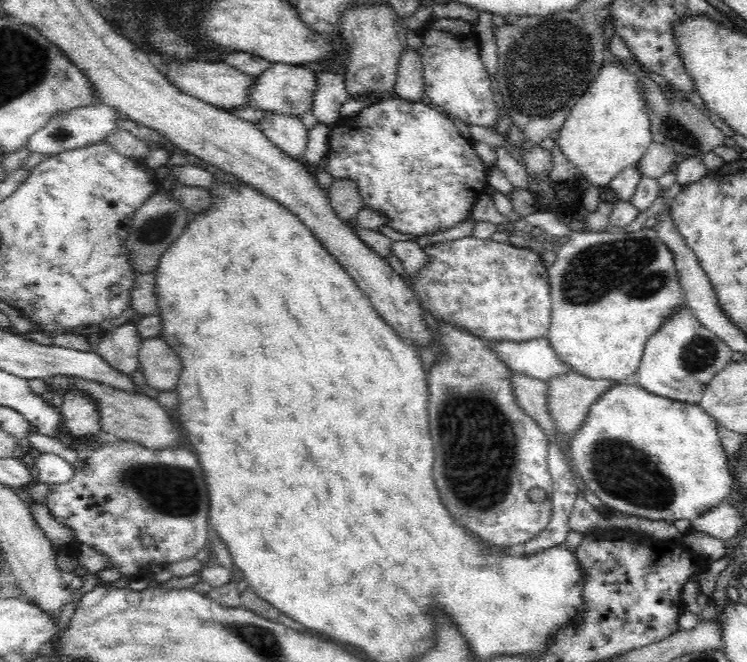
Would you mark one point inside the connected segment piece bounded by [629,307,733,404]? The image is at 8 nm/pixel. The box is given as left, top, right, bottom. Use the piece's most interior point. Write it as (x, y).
(679, 360)

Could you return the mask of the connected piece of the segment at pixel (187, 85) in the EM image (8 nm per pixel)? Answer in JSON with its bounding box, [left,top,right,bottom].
[158,59,255,110]

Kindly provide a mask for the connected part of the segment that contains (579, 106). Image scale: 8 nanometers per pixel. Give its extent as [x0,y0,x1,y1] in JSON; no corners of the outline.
[558,58,653,214]

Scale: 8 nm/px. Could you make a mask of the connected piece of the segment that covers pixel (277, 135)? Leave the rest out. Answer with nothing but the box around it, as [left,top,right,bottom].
[257,113,309,159]

